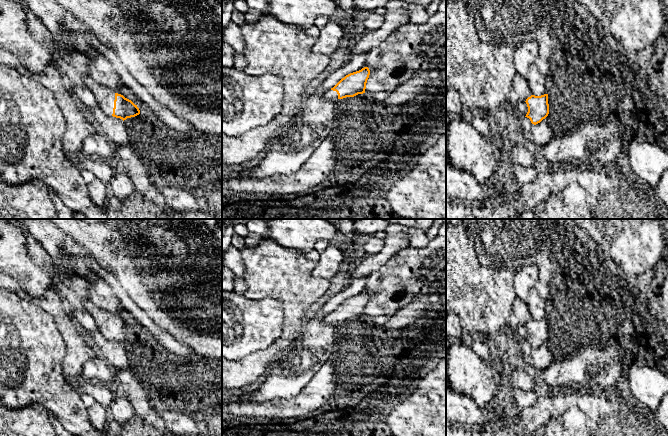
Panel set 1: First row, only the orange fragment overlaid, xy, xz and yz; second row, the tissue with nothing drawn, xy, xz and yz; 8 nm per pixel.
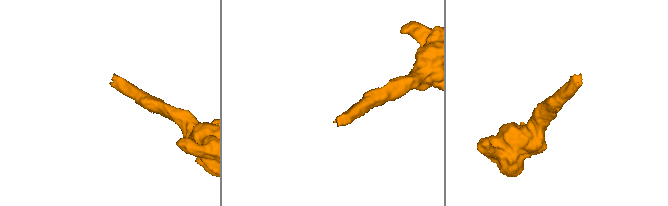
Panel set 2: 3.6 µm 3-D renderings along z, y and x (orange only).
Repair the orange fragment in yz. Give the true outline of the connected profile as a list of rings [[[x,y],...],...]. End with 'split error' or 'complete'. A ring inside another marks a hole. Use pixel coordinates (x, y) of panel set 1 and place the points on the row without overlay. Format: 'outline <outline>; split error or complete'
outline [[[548,318],[541,320],[531,319],[526,323],[528,336],[525,341],[536,349],[545,343],[549,338]]]; complete

